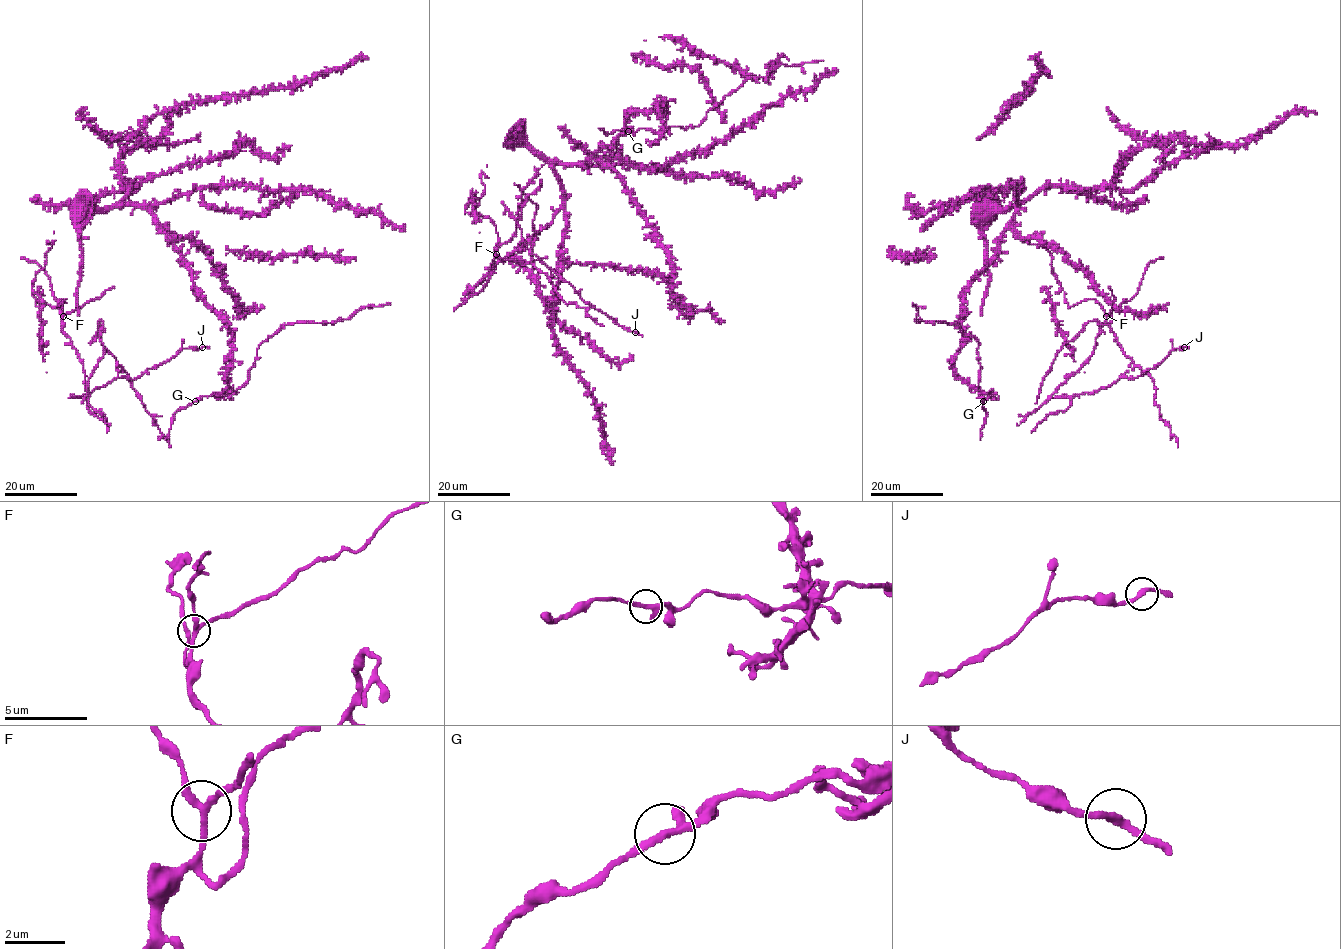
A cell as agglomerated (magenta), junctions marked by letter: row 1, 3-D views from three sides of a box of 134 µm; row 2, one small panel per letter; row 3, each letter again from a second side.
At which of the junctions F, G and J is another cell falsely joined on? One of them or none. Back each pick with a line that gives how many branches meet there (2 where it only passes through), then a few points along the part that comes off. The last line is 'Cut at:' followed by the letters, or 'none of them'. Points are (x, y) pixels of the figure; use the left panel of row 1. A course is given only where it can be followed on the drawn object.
F: Branches: 3
Cut at: F

